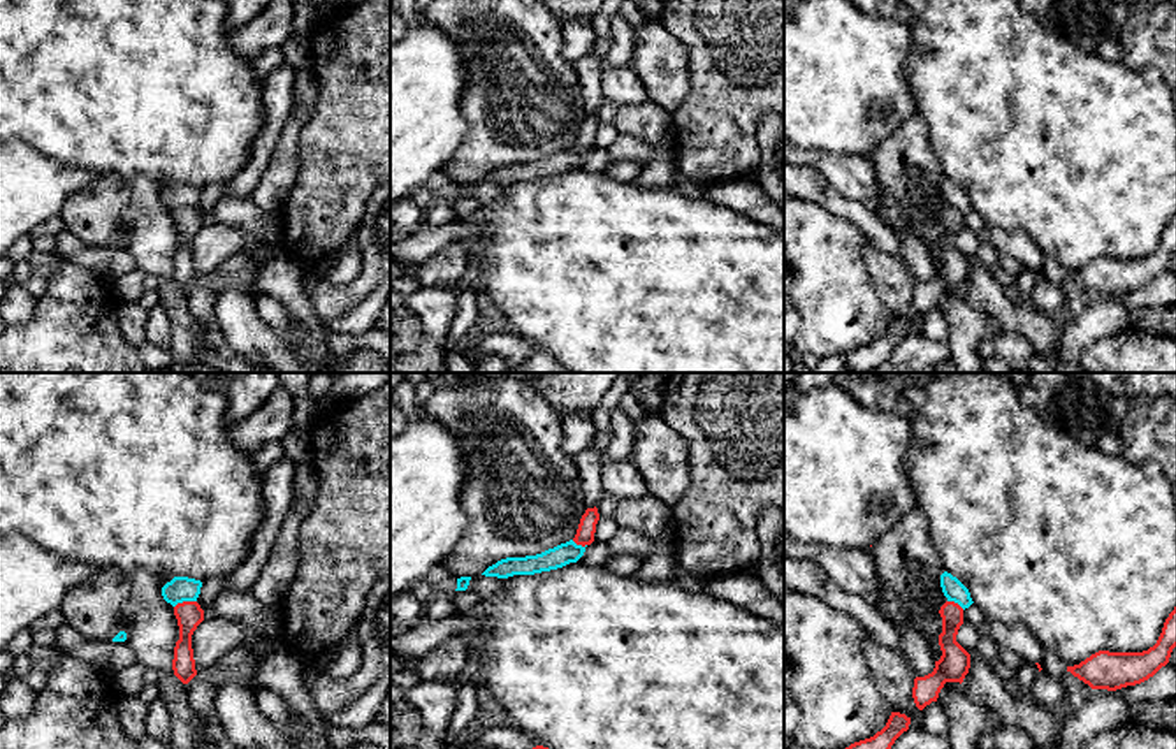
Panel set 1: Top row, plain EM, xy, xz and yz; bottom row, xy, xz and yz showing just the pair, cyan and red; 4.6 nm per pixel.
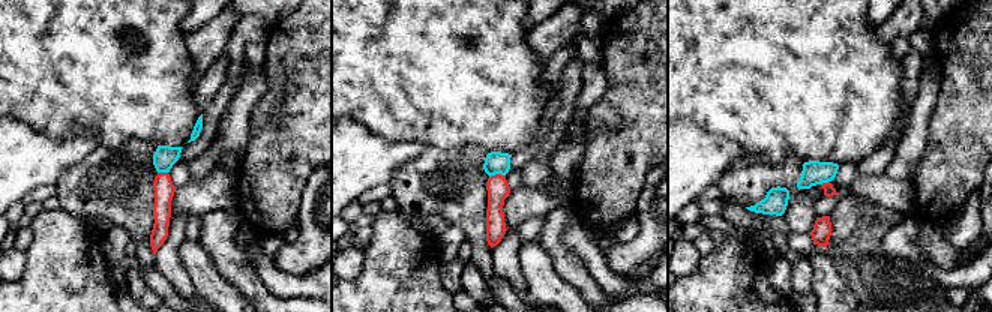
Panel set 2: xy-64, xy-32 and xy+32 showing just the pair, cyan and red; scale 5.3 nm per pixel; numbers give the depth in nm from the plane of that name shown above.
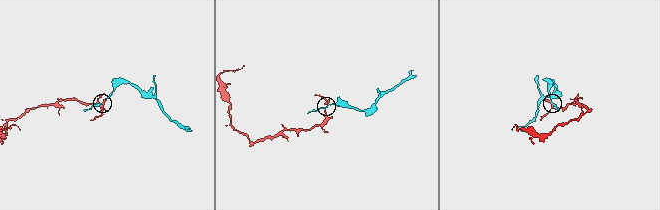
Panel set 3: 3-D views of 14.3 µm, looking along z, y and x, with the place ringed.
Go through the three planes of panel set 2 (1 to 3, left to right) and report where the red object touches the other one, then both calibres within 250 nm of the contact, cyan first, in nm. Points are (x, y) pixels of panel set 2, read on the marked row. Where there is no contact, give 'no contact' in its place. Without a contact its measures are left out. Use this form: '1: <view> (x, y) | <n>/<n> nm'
1: xy-64 (162, 171) | 120/110 nm
2: xy-32 (497, 173) | 130/120 nm
3: xy+32 (824, 182) | 130/60 nm

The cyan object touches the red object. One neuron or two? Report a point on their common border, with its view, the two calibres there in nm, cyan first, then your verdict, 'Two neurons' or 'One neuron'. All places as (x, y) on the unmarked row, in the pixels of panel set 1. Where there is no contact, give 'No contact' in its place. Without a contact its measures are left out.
Touches cyan at xy (185, 206). Thickness 120 nm (cyan) against 120 nm. Two neurons

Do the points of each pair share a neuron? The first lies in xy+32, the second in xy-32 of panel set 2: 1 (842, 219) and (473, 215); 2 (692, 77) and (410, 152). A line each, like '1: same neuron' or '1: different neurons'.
1: different neurons
2: different neurons

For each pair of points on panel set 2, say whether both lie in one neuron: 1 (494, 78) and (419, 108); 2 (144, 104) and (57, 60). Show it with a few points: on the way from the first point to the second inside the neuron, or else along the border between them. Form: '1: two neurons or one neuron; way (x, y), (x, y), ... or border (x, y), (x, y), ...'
1: one neuron; way (476, 78), (449, 78), (437, 90)
2: one neuron; way (123, 83), (101, 60), (78, 60)

